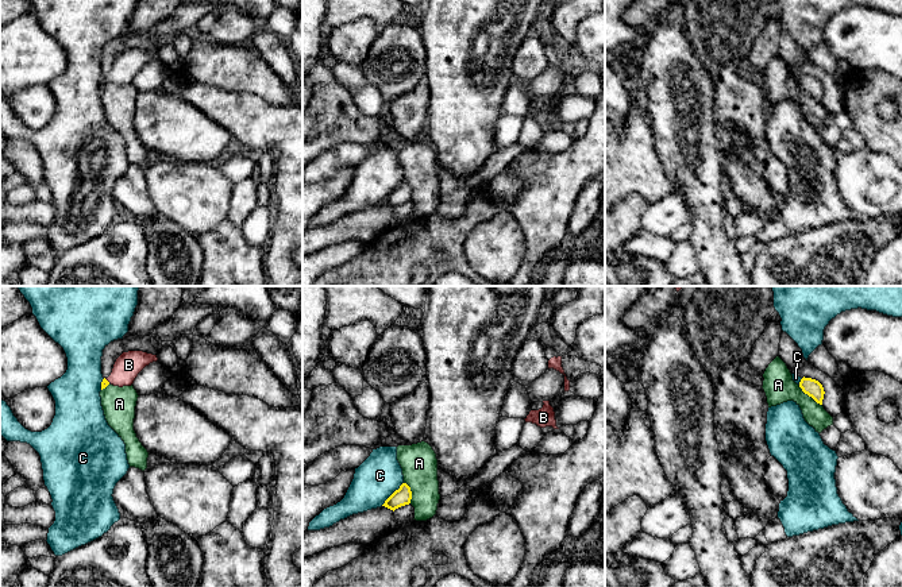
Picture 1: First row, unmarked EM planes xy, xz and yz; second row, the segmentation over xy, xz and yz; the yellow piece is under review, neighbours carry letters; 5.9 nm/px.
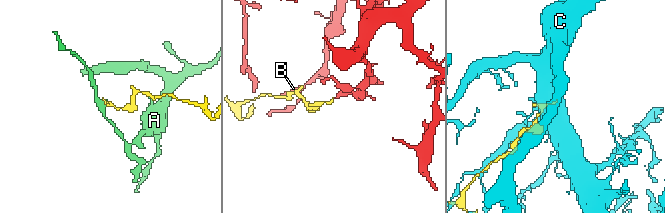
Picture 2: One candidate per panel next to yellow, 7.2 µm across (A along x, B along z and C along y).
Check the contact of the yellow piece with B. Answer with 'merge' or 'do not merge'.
merge

